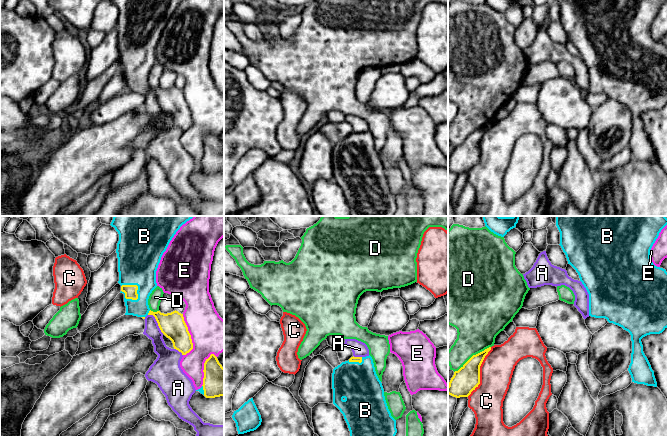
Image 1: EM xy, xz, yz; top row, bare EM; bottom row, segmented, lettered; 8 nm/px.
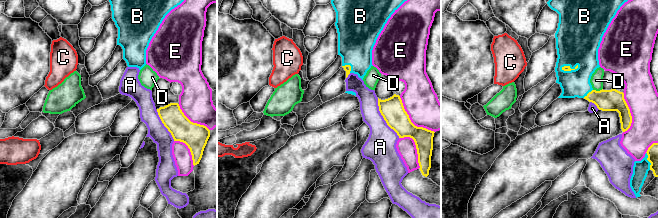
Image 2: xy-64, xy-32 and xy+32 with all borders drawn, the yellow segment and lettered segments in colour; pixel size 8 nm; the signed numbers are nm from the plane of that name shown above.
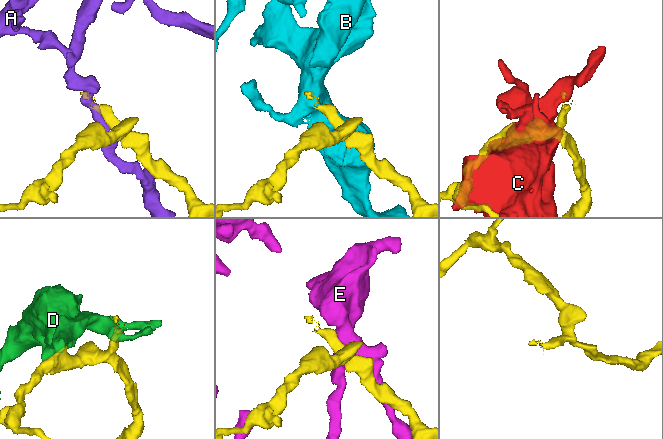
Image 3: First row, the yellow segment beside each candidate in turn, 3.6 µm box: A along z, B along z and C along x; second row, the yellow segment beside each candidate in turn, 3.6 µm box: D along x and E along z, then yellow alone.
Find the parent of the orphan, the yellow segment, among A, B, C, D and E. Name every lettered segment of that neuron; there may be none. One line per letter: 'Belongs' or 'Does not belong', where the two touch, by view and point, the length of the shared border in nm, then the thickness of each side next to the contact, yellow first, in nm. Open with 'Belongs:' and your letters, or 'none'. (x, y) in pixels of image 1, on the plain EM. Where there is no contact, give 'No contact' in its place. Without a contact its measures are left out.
Belongs: B
A: Does not belong. Touches yellow at xy (157, 98). Shared border 200 nm. Thickness 200 nm (yellow) against 120 nm
B: Belongs. Touches yellow at xy (135, 61). Shared border 180 nm. Thickness 100 nm (yellow) against 340 nm
C: Does not belong. Touches yellow at yz (479, 148). Shared border 440 nm. Thickness 200 nm (yellow) against 280 nm
D: Does not belong. Touches yellow at yz (473, 131). Shared border 360 nm. Thickness 200 nm (yellow) against 340 nm
E: Does not belong. Touches yellow at xy (190, 111). Shared border 340 nm. Thickness 200 nm (yellow) against 320 nm

